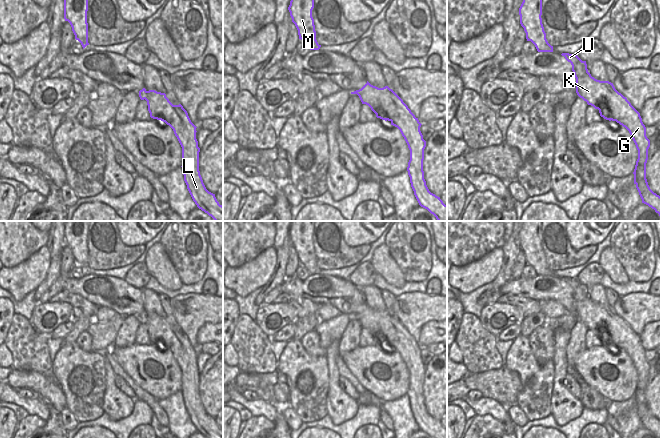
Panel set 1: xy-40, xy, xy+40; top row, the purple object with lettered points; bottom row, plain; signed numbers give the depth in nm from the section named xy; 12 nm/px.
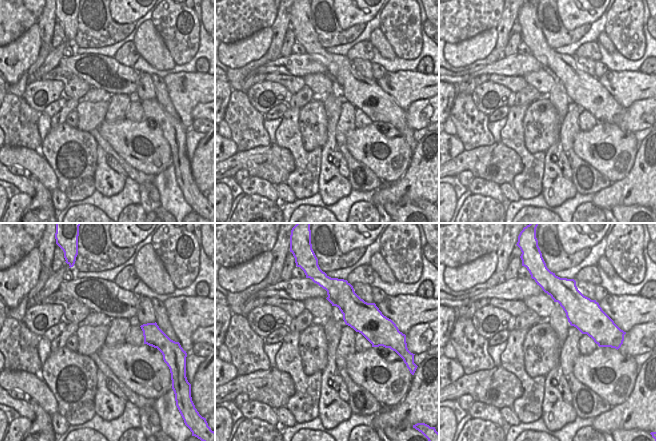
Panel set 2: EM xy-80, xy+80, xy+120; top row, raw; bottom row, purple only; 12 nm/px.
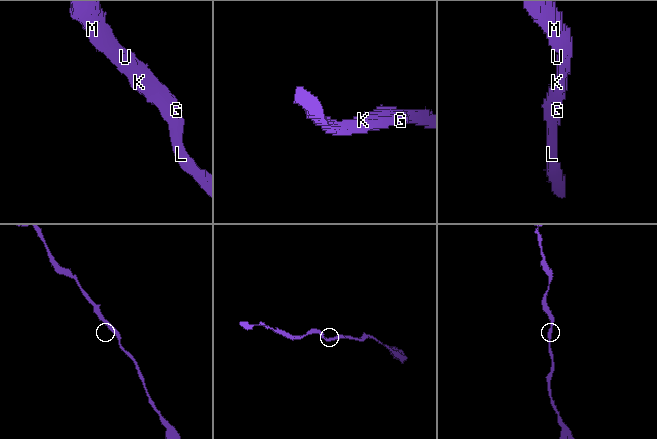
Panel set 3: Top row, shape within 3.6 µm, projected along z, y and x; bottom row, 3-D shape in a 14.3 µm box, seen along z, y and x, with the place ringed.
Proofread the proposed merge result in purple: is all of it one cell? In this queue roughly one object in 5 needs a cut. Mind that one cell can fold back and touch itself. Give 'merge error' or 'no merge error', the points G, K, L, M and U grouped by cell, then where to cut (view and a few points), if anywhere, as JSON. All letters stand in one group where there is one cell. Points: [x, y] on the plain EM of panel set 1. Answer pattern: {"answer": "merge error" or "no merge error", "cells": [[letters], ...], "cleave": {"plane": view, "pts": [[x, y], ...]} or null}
{"answer": "no merge error", "cells": [["G", "K", "L", "M", "U"]], "cleave": null}

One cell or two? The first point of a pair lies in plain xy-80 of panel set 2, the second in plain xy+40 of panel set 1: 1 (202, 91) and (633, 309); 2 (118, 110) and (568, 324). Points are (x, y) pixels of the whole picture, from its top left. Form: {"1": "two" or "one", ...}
{"1": "one", "2": "two"}

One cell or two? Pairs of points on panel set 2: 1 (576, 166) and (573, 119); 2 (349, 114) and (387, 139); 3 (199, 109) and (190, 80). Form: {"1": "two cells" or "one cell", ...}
{"1": "one cell", "2": "two cells", "3": "two cells"}

